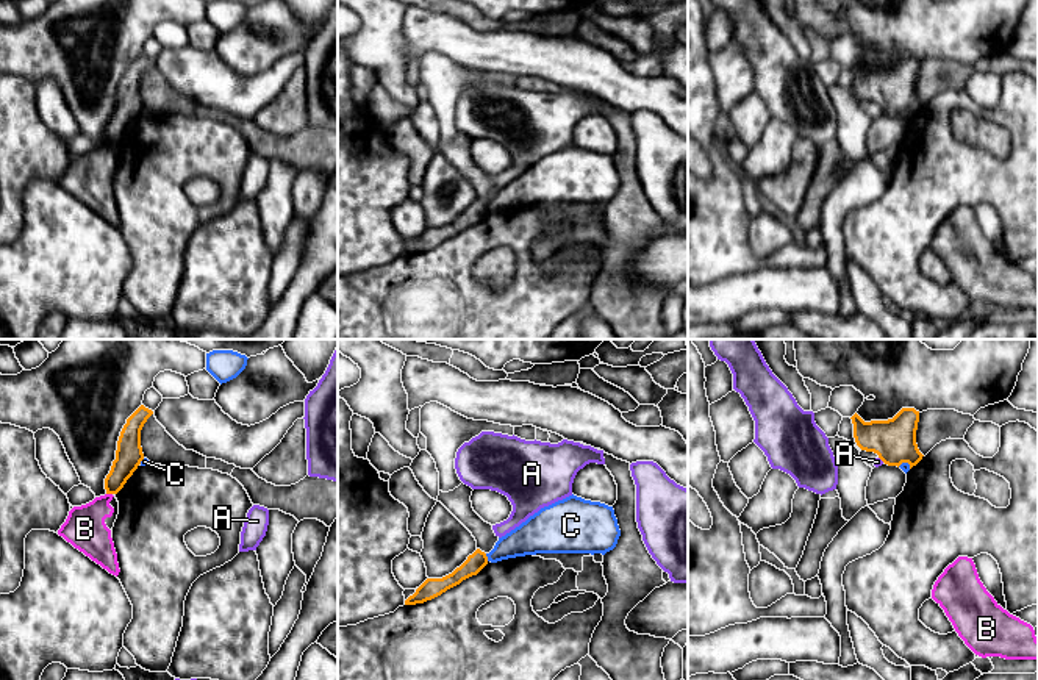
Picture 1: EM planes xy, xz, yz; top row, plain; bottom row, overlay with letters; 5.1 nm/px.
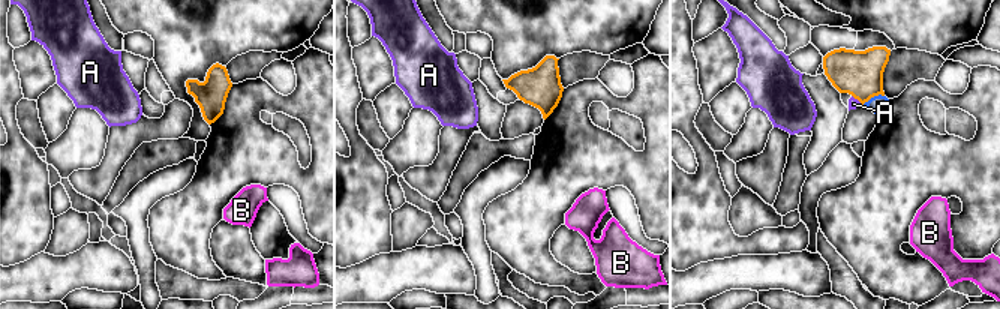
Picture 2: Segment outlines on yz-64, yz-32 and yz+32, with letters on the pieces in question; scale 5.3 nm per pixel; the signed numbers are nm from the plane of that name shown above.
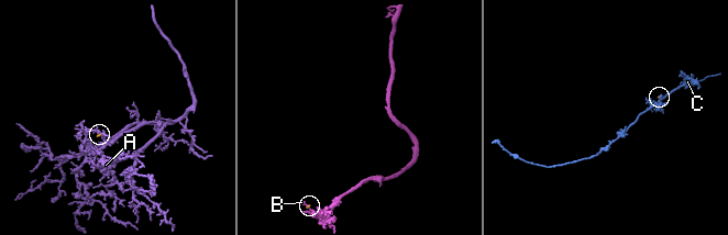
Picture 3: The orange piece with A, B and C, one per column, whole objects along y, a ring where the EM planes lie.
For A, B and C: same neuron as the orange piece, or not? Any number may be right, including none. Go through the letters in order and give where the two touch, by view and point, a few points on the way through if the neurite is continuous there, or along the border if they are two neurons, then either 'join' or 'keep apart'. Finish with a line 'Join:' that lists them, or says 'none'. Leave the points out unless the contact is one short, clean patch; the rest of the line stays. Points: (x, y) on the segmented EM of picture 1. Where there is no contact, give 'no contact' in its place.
A: contact yz (882, 460); border yz (879, 457), (884, 461); keep apart
B: contact xy (110, 493); border xy (107, 493), (111, 494); keep apart
C: contact xz (486, 557); border xz (485, 554), (488, 560); keep apart
Join: none

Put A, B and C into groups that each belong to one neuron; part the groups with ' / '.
A / B / C

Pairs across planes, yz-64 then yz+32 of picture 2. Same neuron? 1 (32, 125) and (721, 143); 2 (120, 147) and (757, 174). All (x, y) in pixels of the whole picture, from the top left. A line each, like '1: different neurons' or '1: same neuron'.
1: same neuron
2: same neuron

